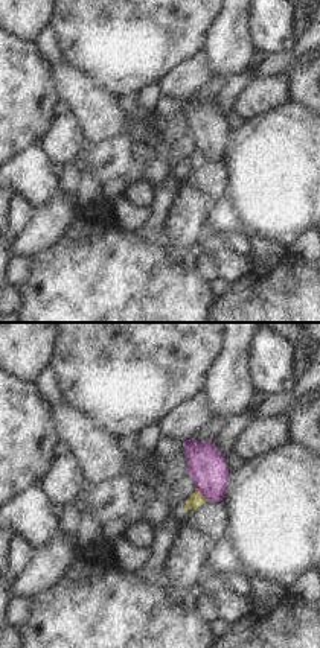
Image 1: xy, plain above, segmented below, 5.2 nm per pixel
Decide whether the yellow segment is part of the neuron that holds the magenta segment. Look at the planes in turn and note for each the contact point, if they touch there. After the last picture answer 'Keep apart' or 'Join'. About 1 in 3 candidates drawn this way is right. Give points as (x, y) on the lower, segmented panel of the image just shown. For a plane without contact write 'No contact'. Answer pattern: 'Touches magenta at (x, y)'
Touches magenta at (201, 493)

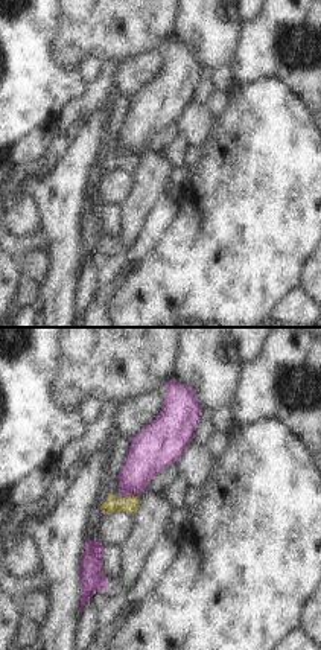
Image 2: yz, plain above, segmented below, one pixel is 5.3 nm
Touches magenta at (125, 495)

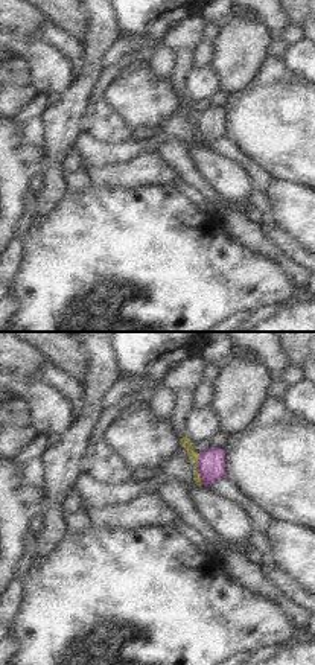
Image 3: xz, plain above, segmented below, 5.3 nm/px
Touches magenta at (197, 469)

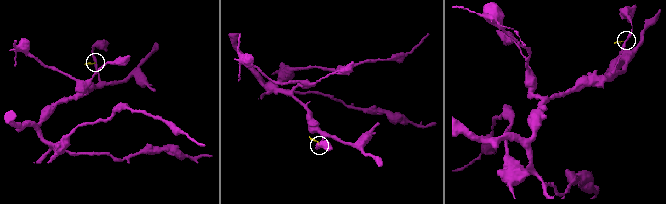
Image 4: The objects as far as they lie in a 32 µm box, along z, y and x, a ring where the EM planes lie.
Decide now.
Keep apart

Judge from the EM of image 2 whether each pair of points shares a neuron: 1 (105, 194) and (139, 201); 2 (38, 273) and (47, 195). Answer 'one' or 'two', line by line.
1: two
2: two

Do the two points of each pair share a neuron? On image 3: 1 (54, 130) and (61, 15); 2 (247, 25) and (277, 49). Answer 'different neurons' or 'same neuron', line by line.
1: different neurons
2: different neurons

